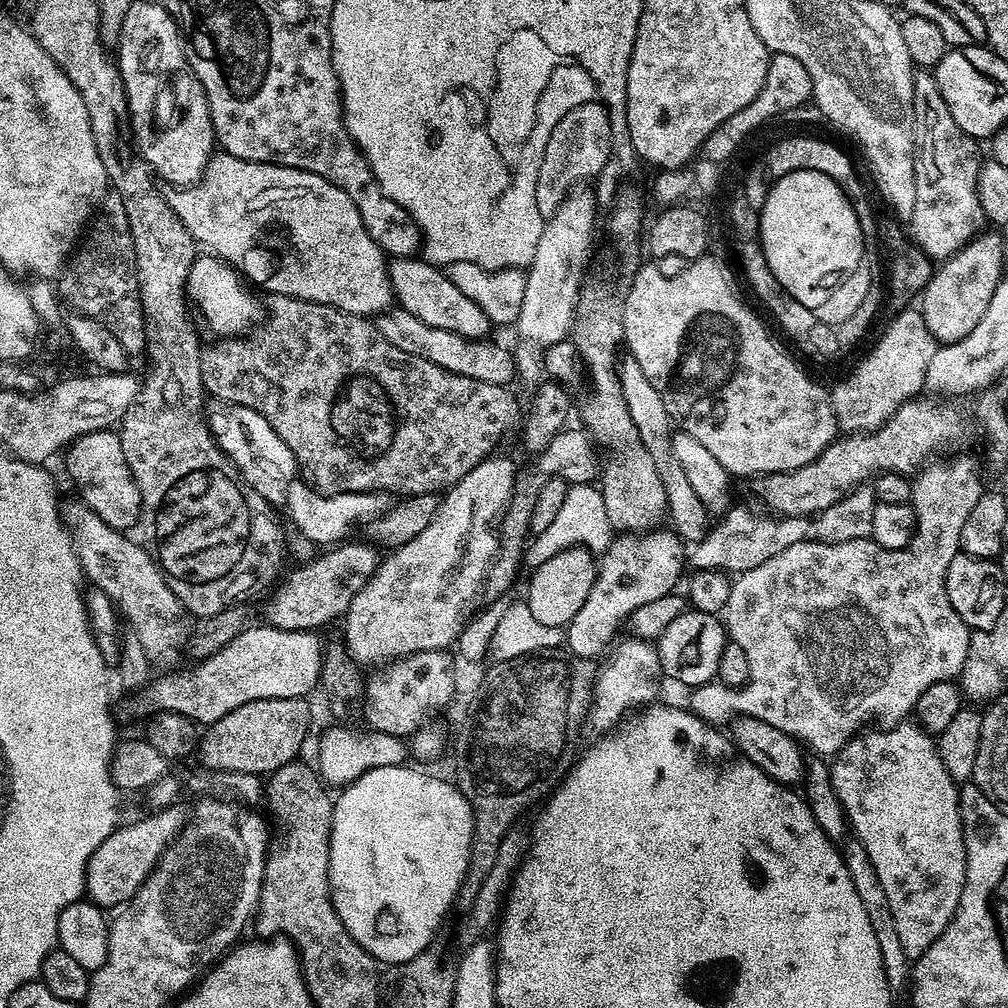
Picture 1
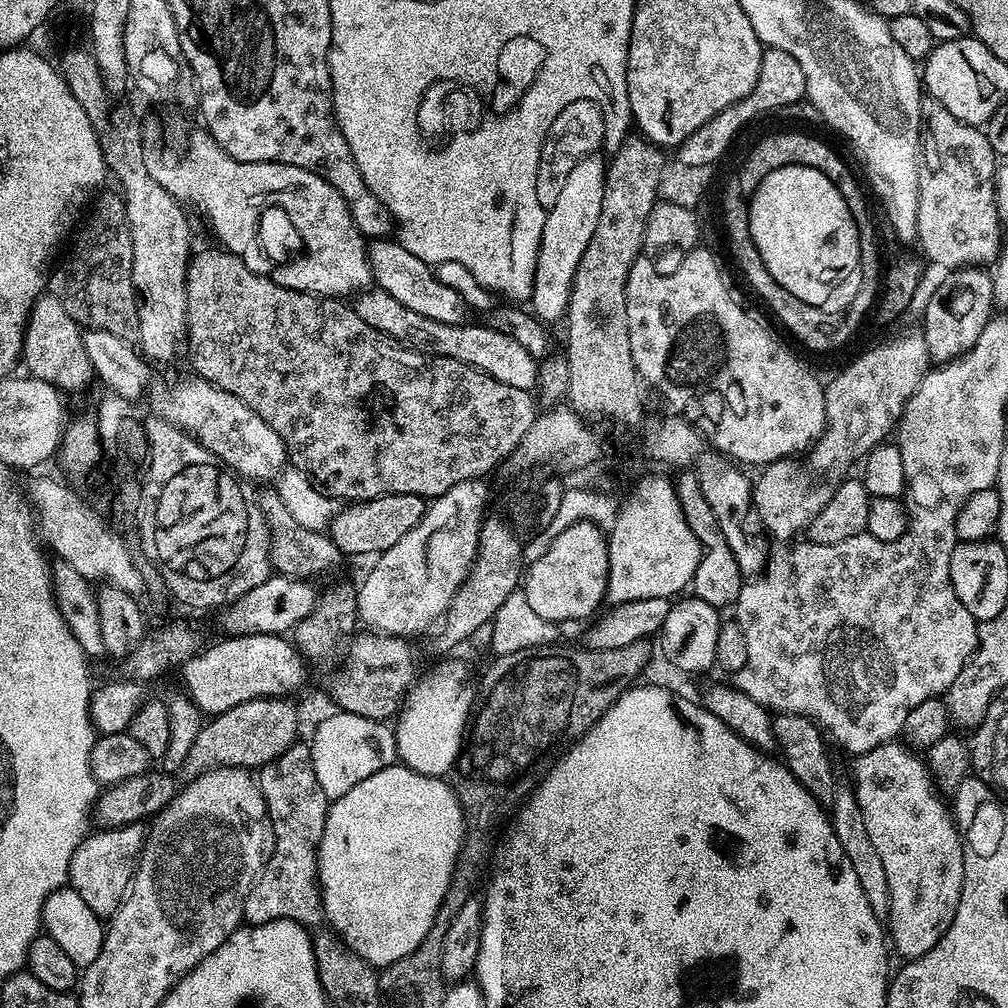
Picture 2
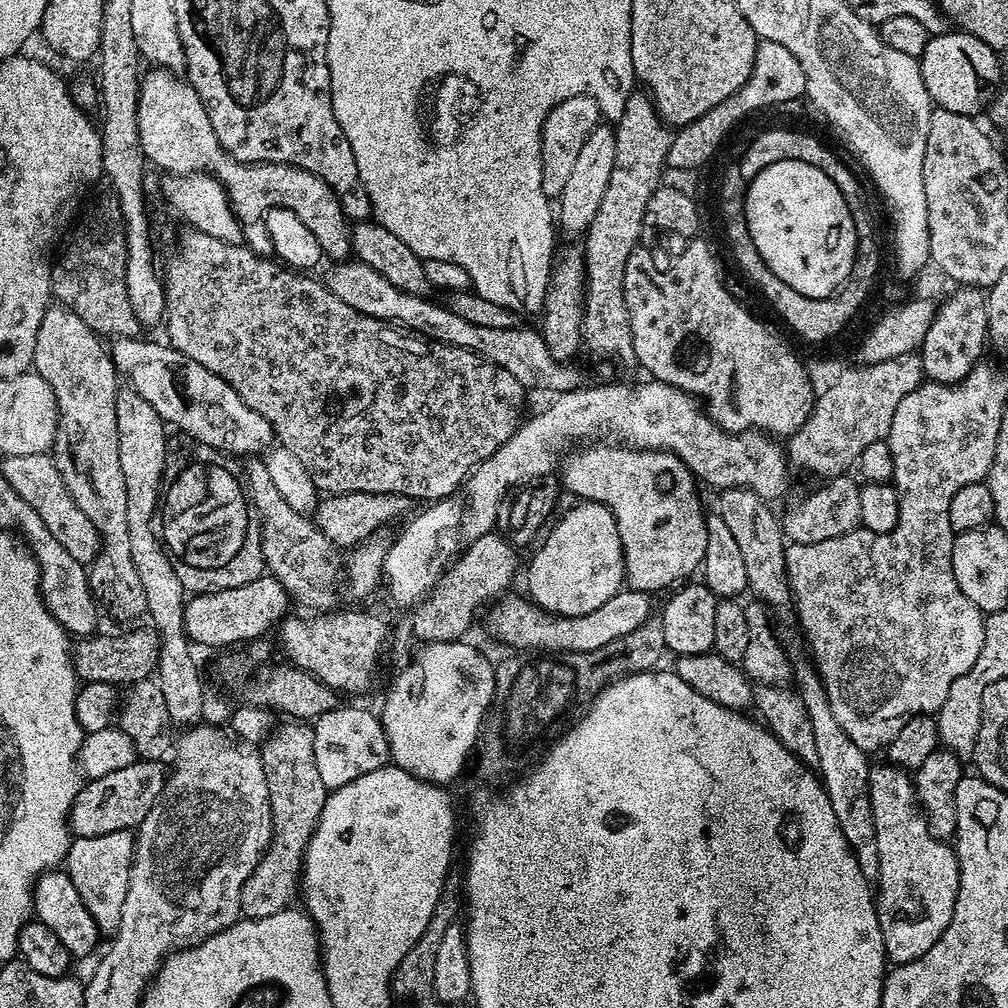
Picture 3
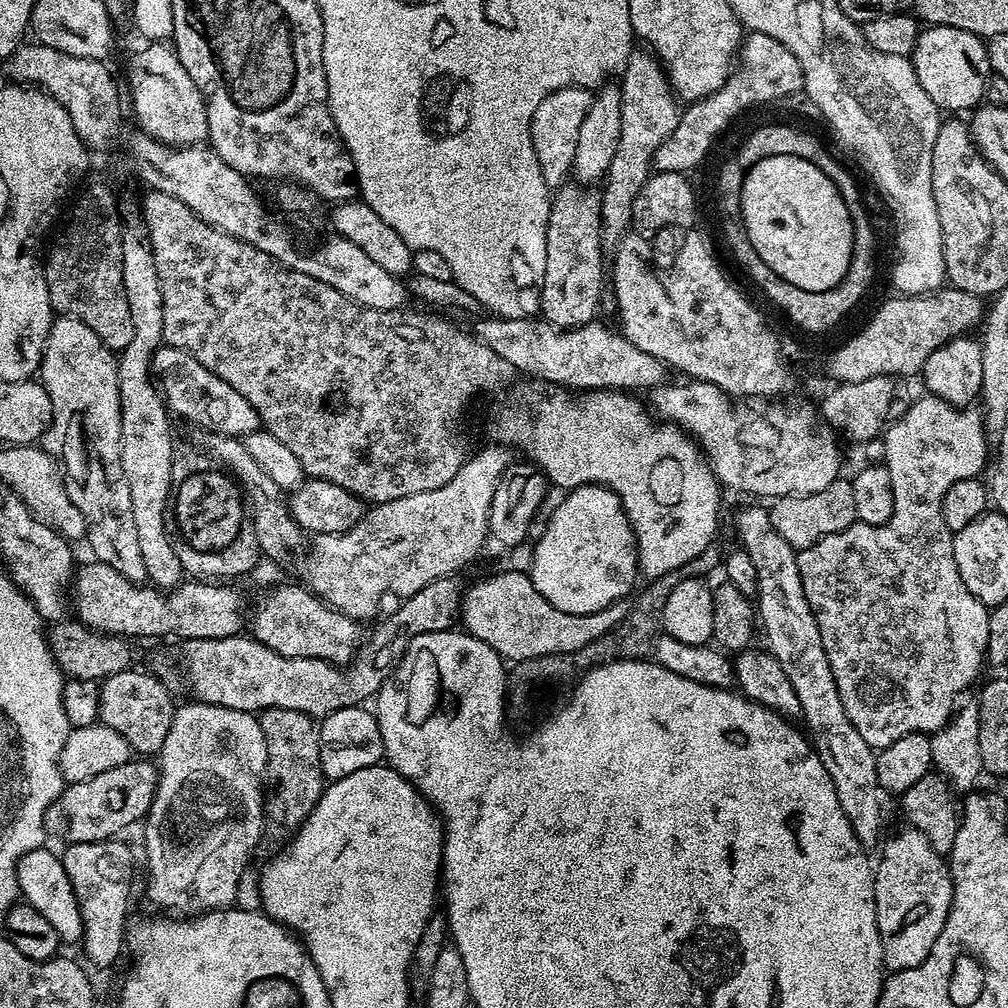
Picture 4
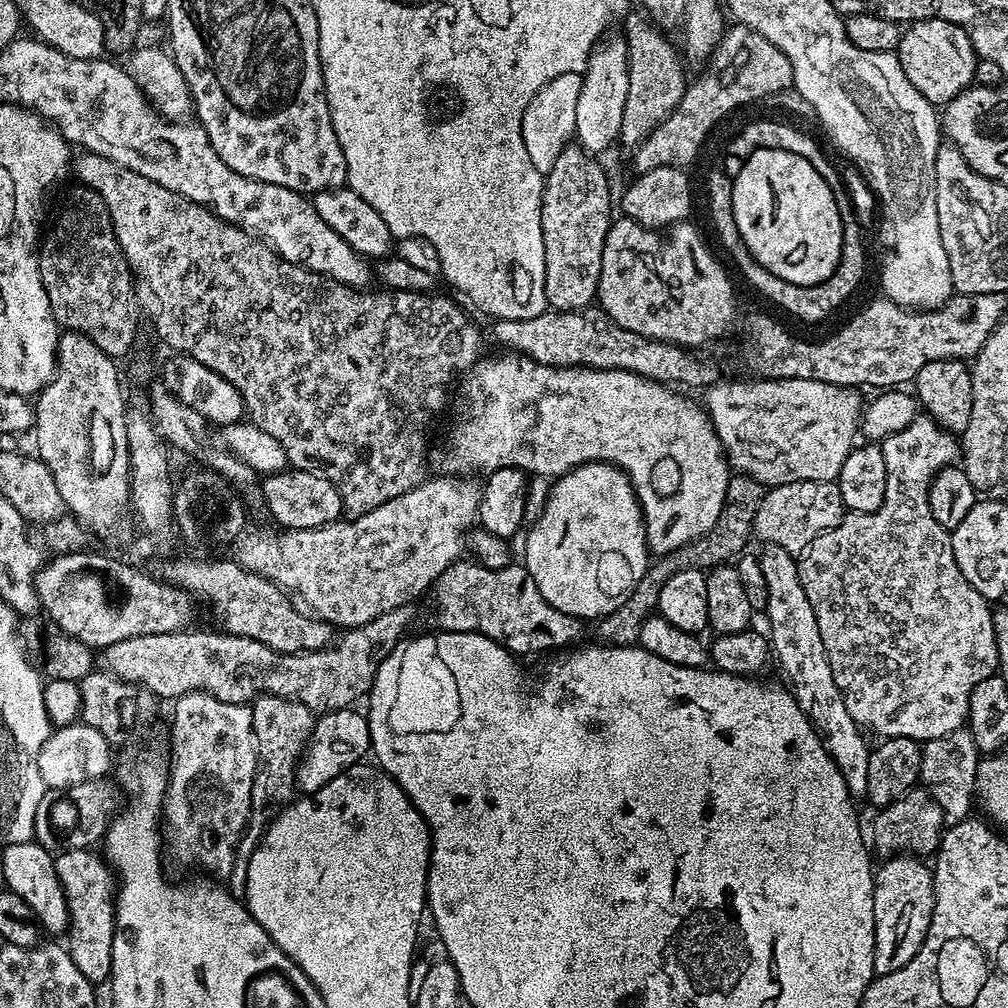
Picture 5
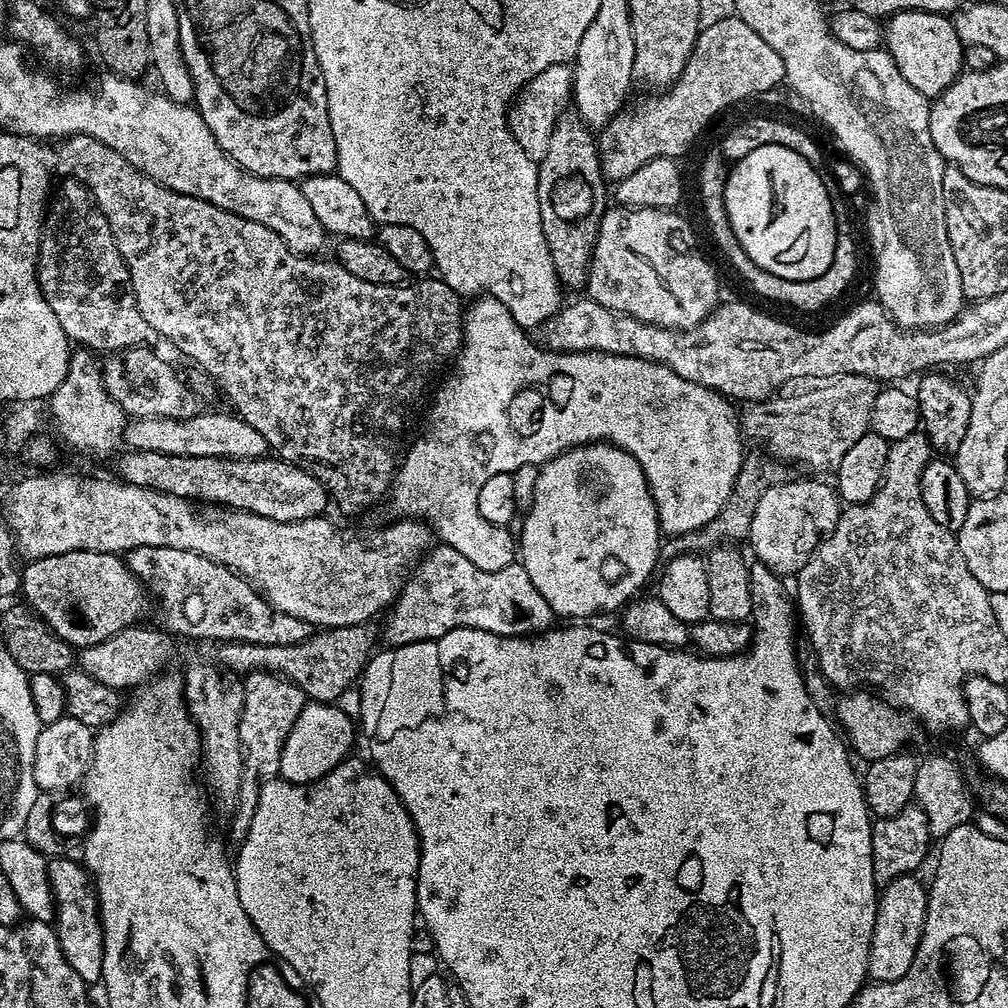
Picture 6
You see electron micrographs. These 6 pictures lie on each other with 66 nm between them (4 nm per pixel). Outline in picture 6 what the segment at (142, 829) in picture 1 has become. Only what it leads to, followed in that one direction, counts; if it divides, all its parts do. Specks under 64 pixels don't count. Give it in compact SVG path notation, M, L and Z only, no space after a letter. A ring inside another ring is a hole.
M61 854L48 860L48 887L52 890L54 901L54 927L56 936L60 939L60 949L70 962L70 966L80 977L84 979L85 985L93 986L101 983L102 974L102 954L104 953L104 931L100 925L100 908L96 904L96 894L92 877L88 874L88 869L84 867L79 859L67 860L67 855Z

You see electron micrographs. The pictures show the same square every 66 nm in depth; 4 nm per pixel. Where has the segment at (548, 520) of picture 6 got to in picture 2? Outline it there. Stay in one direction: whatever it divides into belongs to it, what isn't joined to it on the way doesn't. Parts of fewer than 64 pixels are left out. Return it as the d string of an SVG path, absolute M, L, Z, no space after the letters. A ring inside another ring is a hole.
M586 520L562 530L546 554L527 565L522 576L522 589L531 609L539 618L555 622L591 617L601 607L607 588L608 542L601 527Z

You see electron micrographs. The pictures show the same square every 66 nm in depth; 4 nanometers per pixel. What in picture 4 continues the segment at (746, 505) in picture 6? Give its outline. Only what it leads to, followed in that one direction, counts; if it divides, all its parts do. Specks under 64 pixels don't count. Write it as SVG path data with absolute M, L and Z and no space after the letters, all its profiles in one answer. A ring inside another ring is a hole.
M709 546L702 554L690 562L683 564L678 570L670 570L661 576L651 577L647 581L648 585L640 592L640 597L633 602L625 611L624 617L616 626L610 629L602 638L590 642L581 652L572 656L539 656L533 660L521 660L515 665L516 668L507 673L507 683L516 687L516 692L524 692L524 688L533 688L534 686L546 686L547 684L566 684L577 675L576 664L580 670L595 668L598 664L607 664L610 660L639 660L647 657L652 652L653 640L658 635L658 629L661 627L660 611L666 606L666 598L670 590L678 581L685 579L686 573L692 578L707 577L707 572L721 563L722 556L715 552L715 547Z

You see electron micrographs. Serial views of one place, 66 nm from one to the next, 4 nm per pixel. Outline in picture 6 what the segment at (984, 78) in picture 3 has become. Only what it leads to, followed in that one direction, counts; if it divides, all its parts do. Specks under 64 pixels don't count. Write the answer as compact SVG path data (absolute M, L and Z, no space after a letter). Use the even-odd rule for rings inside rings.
M918 10L895 12L887 17L883 29L883 47L898 66L898 70L902 70L902 78L906 78L906 82L910 82L914 90L926 97L942 95L965 67L966 46L958 38L958 30L954 30L947 15Z

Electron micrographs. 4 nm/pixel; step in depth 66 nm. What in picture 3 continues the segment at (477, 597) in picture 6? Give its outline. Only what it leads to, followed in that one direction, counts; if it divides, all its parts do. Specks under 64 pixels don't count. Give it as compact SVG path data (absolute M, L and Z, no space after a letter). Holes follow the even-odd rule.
M630 587L616 592L614 598L606 598L598 610L577 616L556 616L545 608L533 604L531 599L504 594L495 601L496 605L488 612L488 628L512 650L543 650L546 652L585 652L598 650L606 642L614 642L622 634L636 630L652 615L653 597Z

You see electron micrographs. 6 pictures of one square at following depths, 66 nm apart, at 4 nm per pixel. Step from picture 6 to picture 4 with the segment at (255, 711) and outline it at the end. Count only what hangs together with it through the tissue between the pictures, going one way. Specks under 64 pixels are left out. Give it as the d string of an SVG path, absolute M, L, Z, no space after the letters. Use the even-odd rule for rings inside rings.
M266 708L258 719L266 744L264 811L271 823L273 820L282 831L292 834L312 812L326 787L320 770L320 729L313 717L294 710Z

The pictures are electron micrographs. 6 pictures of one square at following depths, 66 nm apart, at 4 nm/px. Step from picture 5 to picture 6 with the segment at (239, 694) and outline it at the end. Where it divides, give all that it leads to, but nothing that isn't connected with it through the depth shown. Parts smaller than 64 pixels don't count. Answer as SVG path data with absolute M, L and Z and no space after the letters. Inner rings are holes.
M371 623L326 628L309 635L301 644L290 646L266 646L265 644L238 644L228 642L223 645L220 660L232 672L275 672L277 677L296 684L312 702L336 702L348 687L355 685L364 674L374 649L377 647L378 632ZM133 626L124 628L118 634L106 638L102 642L92 644L88 648L79 649L79 671L89 675L102 686L110 686L117 690L135 689L137 686L151 681L152 676L172 656L173 637L163 630L155 632L152 628Z

